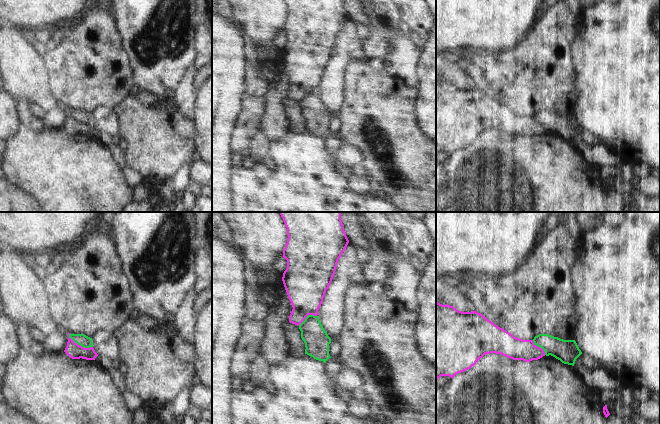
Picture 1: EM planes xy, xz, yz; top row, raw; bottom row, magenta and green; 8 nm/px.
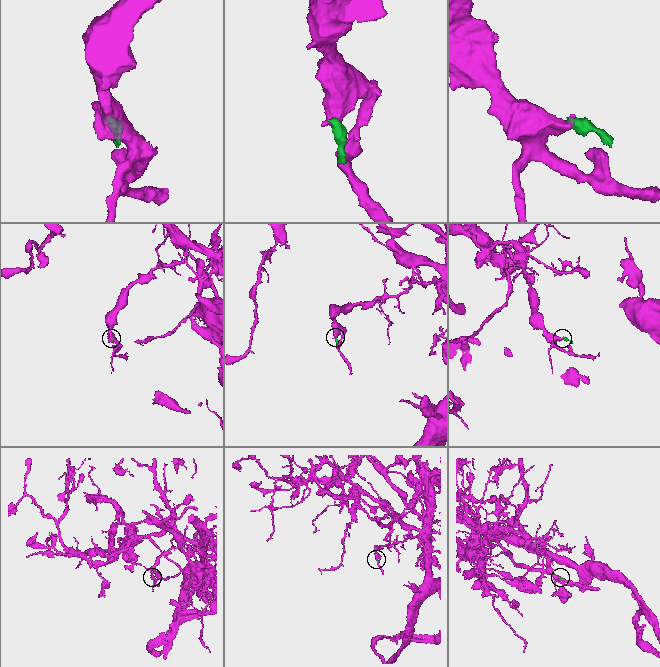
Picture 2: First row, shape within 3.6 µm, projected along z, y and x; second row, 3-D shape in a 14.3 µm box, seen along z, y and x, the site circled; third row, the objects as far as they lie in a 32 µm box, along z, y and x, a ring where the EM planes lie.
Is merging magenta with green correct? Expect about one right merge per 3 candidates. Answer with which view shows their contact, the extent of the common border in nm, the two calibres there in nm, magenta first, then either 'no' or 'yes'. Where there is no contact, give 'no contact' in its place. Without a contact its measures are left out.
xy | 220 nm | 120/90 nm | no

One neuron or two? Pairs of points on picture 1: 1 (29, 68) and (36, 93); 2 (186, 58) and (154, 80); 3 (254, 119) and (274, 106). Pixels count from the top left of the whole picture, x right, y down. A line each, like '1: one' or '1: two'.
1: one
2: one
3: two

